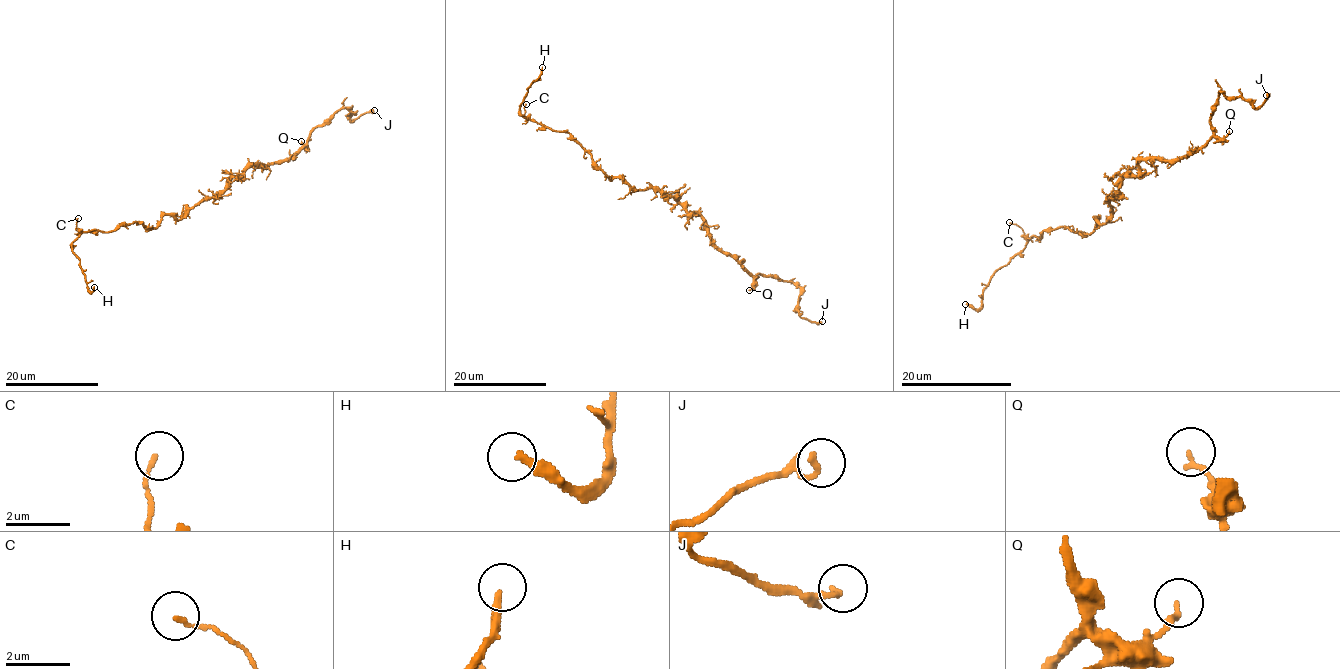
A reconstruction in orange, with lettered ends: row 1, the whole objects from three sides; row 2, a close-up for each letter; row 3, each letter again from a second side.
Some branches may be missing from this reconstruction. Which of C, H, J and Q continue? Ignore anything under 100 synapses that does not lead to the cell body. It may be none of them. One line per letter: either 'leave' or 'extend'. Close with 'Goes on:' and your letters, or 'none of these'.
C: leave
H: extend
J: leave
Q: leave
Goes on: H

